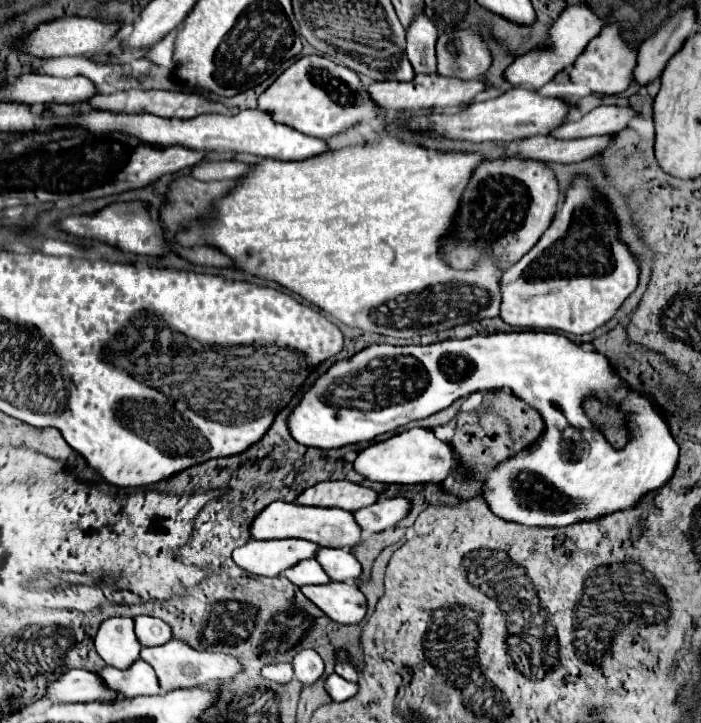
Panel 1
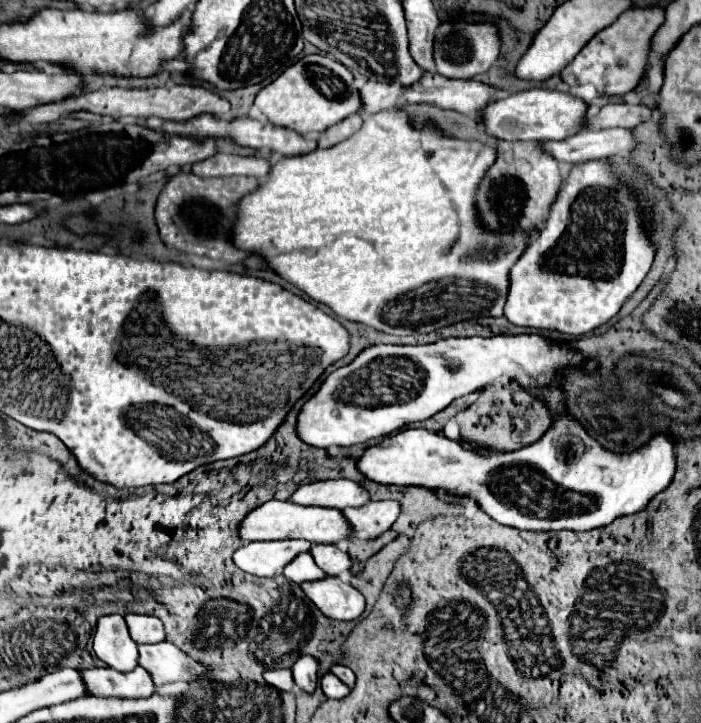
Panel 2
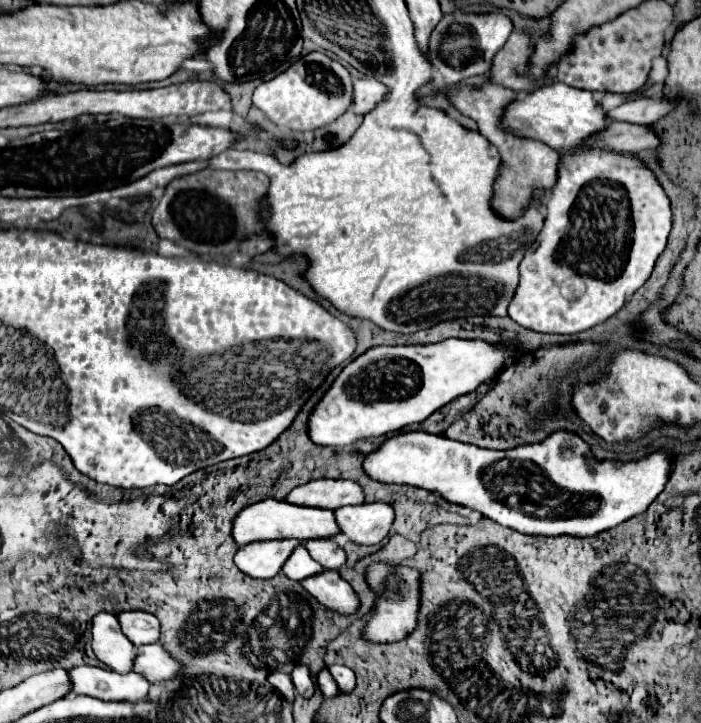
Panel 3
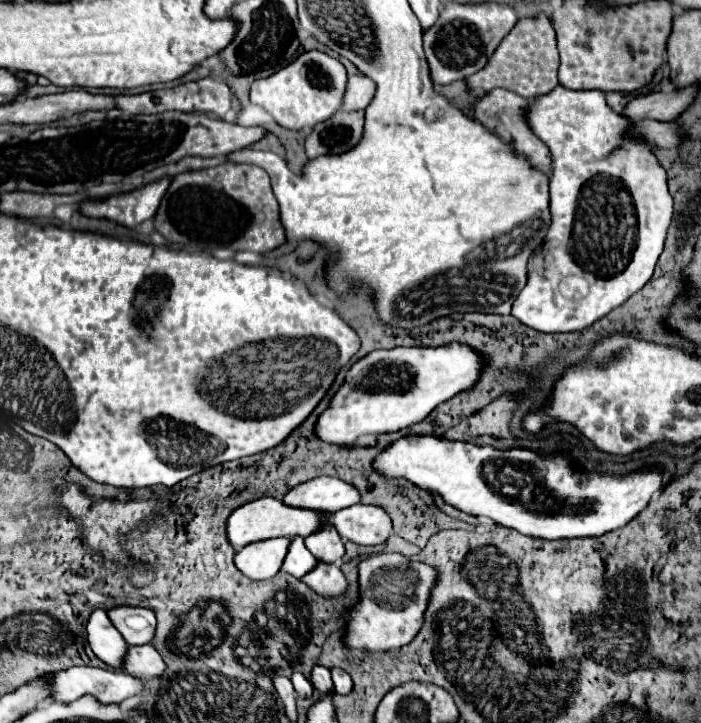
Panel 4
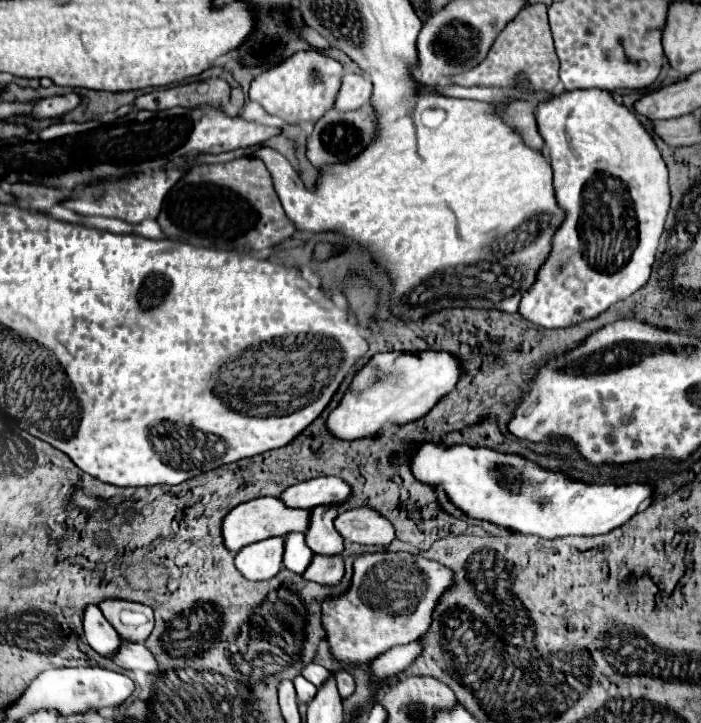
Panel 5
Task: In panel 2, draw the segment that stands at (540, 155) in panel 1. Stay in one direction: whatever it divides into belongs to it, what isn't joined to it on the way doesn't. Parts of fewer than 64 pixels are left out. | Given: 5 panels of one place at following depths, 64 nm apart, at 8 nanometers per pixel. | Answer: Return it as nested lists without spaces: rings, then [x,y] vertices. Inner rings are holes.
[[[602,128],[602,130],[584,130],[572,140],[564,142],[542,142],[556,160],[570,164],[594,160],[594,158],[612,158],[636,148],[634,134],[630,128]]]

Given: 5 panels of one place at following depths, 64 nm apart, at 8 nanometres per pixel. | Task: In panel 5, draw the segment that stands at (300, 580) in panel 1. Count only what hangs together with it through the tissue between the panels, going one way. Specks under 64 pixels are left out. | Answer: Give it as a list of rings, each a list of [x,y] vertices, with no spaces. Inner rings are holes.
[[[290,532],[286,534],[284,540],[284,566],[296,574],[302,574],[310,560],[312,560],[312,550],[308,548],[304,534],[302,532]]]

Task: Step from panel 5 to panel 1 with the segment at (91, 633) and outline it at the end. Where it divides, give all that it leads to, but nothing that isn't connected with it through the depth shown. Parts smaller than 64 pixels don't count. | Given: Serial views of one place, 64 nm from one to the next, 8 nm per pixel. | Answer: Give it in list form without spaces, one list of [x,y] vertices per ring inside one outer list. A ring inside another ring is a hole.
[[[108,618],[100,624],[98,634],[94,638],[96,652],[100,658],[118,670],[130,668],[140,654],[140,642],[132,632],[132,618]]]

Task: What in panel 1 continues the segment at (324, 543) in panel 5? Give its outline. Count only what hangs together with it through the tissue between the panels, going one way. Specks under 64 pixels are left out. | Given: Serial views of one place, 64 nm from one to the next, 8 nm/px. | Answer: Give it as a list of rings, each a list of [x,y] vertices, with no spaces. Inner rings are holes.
[[[318,548],[318,564],[332,580],[356,580],[360,576],[360,562],[344,548]]]

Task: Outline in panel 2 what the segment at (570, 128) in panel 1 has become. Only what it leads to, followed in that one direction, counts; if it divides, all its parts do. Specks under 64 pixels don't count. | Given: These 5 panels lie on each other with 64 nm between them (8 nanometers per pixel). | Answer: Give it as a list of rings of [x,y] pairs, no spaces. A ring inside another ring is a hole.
[[[606,104],[596,116],[588,118],[588,128],[636,128],[638,124],[646,122],[652,116],[652,108],[644,104]]]

